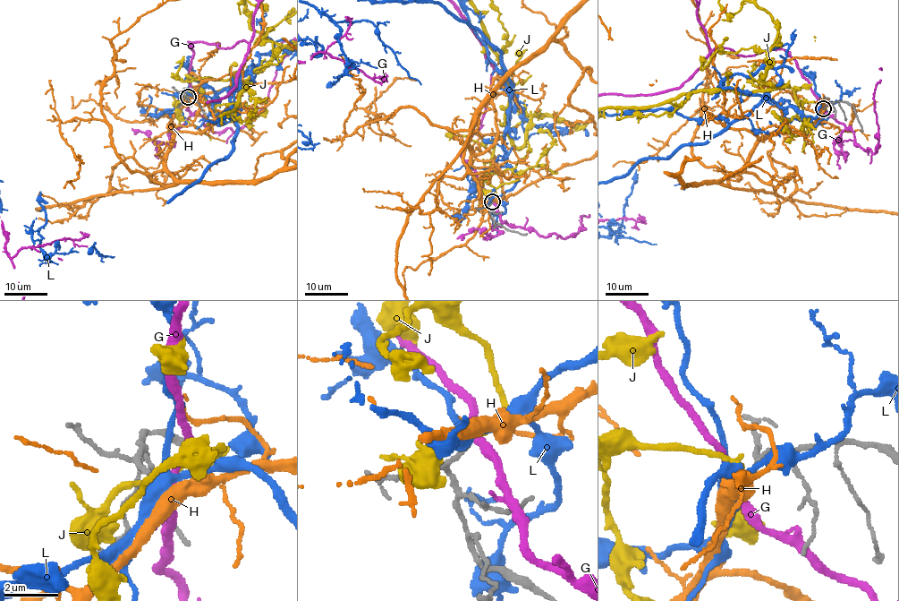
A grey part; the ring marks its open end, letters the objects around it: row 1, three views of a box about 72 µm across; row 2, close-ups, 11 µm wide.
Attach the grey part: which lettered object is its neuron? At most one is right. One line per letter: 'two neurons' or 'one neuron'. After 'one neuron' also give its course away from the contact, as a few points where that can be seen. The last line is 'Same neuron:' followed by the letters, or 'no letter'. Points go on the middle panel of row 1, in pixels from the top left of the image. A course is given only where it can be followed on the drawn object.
G: two neurons
H: one neuron
J: two neurons
L: two neurons
Same neuron: H

